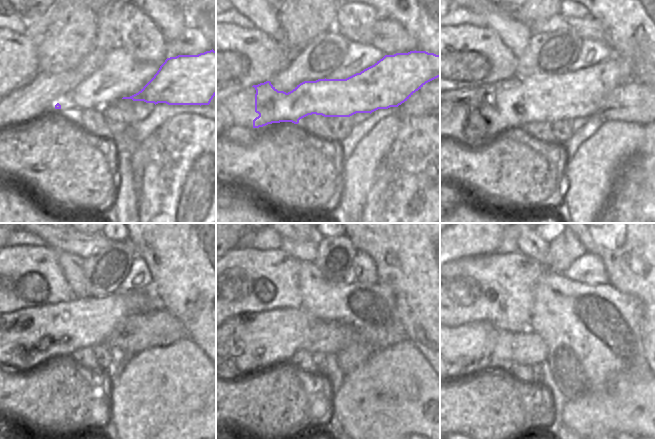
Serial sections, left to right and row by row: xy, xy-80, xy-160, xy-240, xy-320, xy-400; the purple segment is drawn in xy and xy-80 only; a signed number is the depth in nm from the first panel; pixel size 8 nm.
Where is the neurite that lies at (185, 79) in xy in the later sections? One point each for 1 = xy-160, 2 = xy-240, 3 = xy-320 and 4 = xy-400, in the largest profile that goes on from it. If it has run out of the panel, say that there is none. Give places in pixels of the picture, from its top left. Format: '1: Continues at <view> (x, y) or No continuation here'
1: Continues at xy-160 (515, 102)
2: Continues at xy-240 (73, 326)
3: Continues at xy-320 (291, 327)
4: Continues at xy-400 (484, 324)

